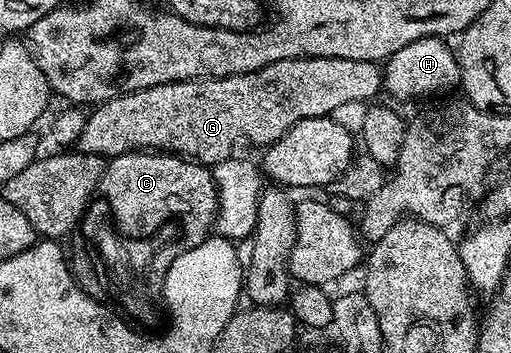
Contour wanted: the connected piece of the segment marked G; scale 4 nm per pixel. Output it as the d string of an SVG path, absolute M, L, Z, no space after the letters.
M313 57L312 59L286 59L285 61L277 61L273 65L265 65L261 69L257 69L253 73L245 73L244 75L230 75L224 79L190 79L184 83L166 83L165 85L153 85L149 89L141 89L140 91L131 91L128 95L118 95L112 99L107 99L103 103L98 104L94 108L93 113L90 112L84 121L84 131L80 133L77 147L82 154L85 155L102 155L104 157L114 157L116 155L124 155L130 151L138 151L140 149L154 149L172 155L181 155L189 159L194 159L196 163L204 165L214 165L232 158L236 154L235 151L242 143L263 143L262 145L270 145L279 140L289 129L293 129L293 125L297 125L306 119L313 117L321 117L322 115L330 116L333 109L347 104L349 101L361 101L367 103L374 97L378 91L384 90L384 68L378 63L370 63L369 61L349 61L341 57Z

